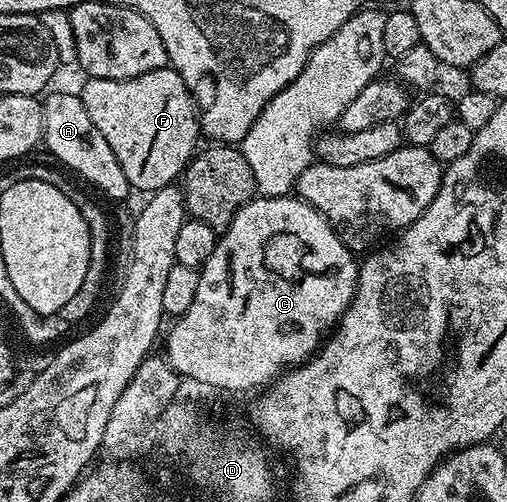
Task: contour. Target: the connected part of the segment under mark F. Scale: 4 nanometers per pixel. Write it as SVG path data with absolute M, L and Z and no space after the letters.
M165 67L158 71L150 71L146 75L138 75L134 79L98 79L88 77L85 85L78 89L78 95L90 115L94 127L102 131L102 139L110 143L110 151L114 151L114 159L126 171L126 179L133 190L148 189L155 191L173 184L188 168L189 161L197 152L196 140L201 140L200 119L192 93L182 83L182 75L173 67Z

